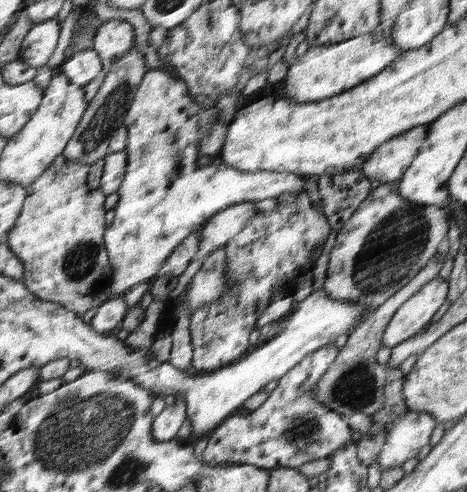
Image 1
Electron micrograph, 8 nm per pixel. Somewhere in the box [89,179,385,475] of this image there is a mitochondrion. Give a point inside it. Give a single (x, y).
(356, 385)

